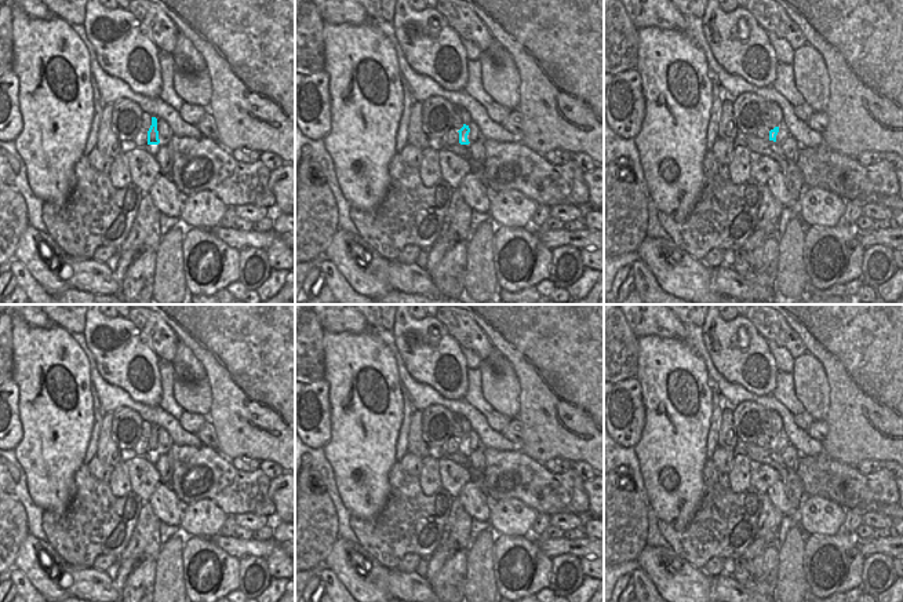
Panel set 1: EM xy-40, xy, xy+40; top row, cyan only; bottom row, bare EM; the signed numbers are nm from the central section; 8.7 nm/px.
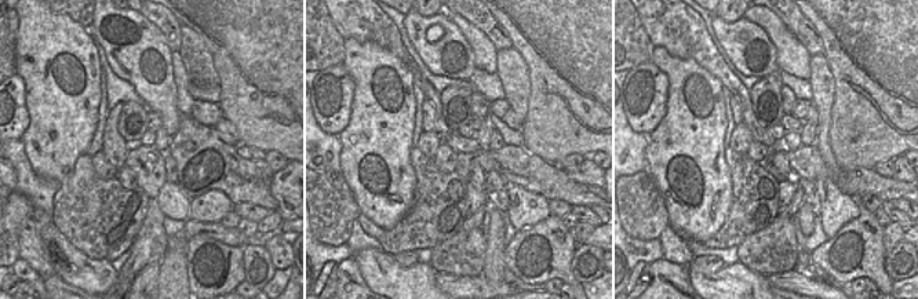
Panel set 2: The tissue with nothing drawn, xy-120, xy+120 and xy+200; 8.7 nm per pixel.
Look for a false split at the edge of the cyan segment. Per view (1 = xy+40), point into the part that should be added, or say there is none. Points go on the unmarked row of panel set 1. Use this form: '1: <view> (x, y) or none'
1: none

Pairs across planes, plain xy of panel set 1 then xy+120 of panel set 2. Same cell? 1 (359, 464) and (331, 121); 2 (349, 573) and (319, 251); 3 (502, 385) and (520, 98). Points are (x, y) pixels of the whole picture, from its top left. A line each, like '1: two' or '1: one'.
1: two
2: two
3: one

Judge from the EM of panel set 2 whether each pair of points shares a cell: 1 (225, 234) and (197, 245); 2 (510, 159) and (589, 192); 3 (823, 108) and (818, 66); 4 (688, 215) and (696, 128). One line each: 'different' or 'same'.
1: different
2: same
3: same
4: same

